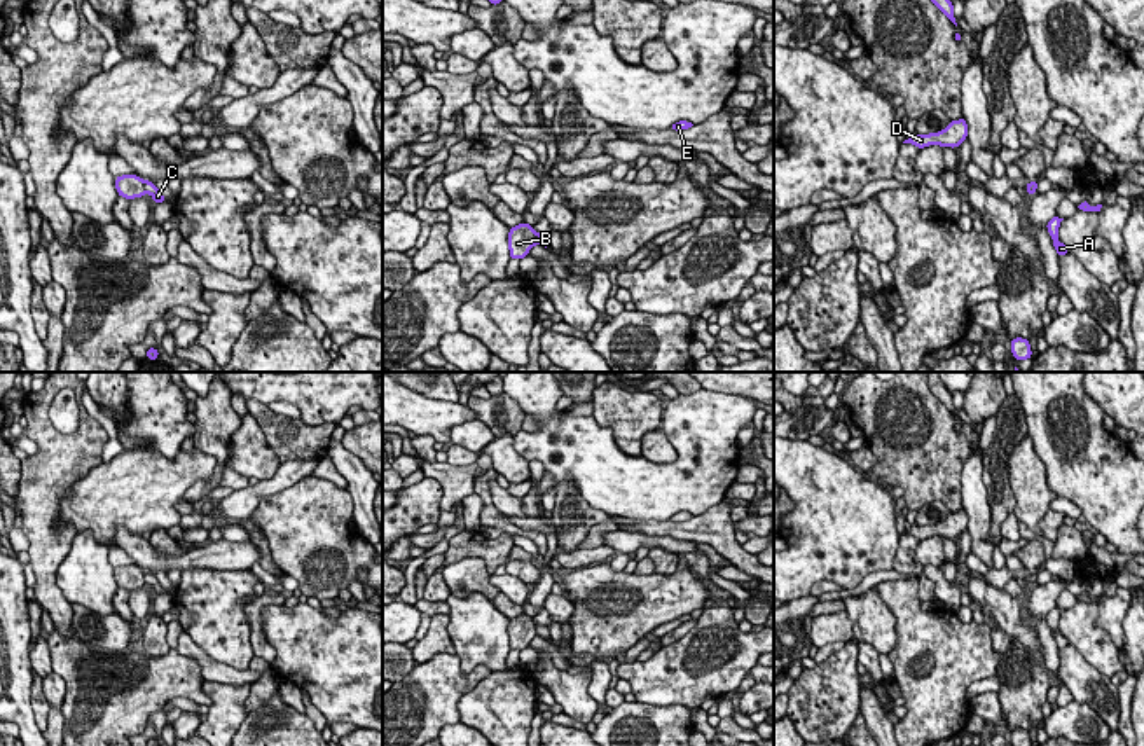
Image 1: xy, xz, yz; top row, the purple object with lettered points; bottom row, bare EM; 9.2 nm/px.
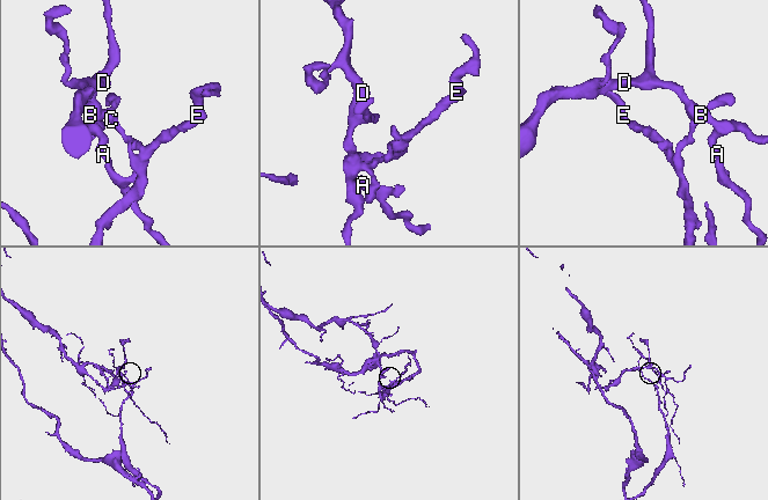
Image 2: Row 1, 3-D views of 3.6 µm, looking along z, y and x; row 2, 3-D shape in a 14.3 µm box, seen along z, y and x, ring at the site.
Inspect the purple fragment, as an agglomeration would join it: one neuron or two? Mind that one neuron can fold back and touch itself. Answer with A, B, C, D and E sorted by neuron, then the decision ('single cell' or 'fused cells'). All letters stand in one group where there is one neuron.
groups A B D / C E; fused cells

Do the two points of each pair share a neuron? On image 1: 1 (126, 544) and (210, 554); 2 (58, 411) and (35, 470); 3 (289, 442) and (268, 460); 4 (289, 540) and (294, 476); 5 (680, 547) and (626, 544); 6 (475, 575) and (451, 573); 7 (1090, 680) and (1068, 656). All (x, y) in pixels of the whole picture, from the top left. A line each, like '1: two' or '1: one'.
1: one
2: two
3: two
4: two
5: one
6: one
7: one

